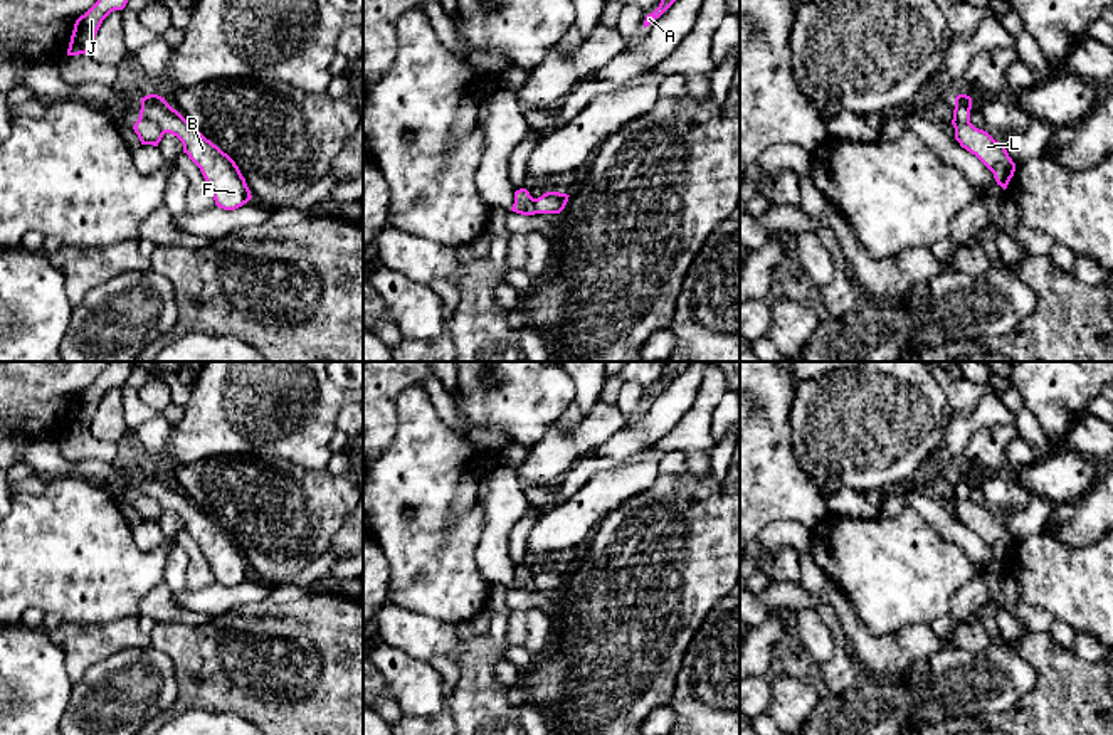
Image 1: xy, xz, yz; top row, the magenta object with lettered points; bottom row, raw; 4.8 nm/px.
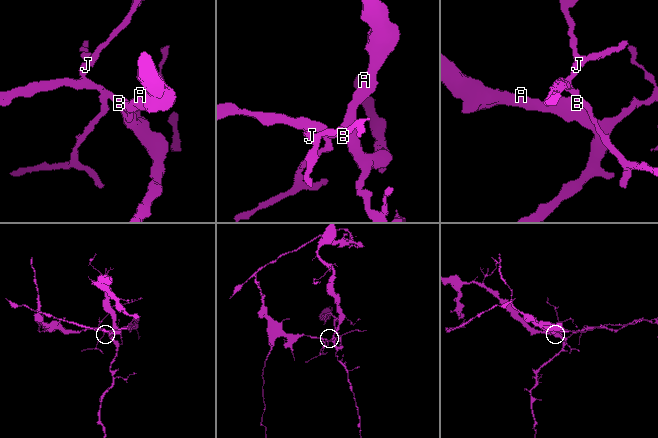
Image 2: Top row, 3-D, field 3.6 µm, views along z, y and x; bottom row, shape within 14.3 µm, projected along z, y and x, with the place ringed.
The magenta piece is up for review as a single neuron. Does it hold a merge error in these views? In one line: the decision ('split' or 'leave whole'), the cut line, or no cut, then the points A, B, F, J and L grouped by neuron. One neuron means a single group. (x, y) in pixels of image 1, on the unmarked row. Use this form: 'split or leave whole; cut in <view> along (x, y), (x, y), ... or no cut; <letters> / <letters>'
split; cut in xy along (140, 490), (148, 493), (163, 510); A B F / J L

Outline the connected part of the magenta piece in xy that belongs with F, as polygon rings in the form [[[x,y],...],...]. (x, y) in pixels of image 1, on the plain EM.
[[[145,473],[140,491],[182,518],[183,530],[200,545],[217,584],[235,587],[252,575],[235,538],[173,486],[165,474]]]

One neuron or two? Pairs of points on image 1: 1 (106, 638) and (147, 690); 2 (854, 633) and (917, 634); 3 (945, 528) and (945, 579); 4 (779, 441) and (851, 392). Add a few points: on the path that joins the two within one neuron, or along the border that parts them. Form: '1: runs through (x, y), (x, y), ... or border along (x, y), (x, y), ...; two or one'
1: border along (148, 646), (123, 648), (98, 661), (84, 675); two
2: runs through (870, 645), (902, 645); one
3: border along (917, 512), (944, 539), (954, 542), (974, 565); two
4: border along (794, 394), (791, 443), (804, 470); two

